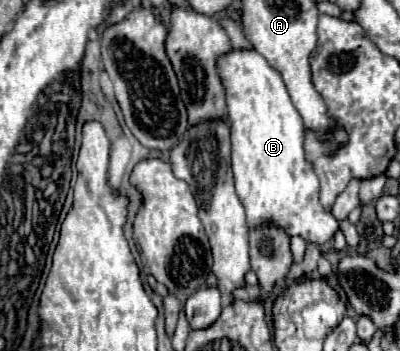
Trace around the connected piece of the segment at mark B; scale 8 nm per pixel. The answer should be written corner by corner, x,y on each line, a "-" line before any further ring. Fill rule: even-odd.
231,48
229,54
223,54
217,60
217,72
221,74
221,82
225,86
227,120
231,122
231,166
235,176
235,190
247,212
249,226
275,220
287,230
289,236
303,236
313,244
329,242
341,228
333,214
325,212
319,204
319,180
303,152
303,120
289,98
281,74
261,54
257,54
257,50
247,48

